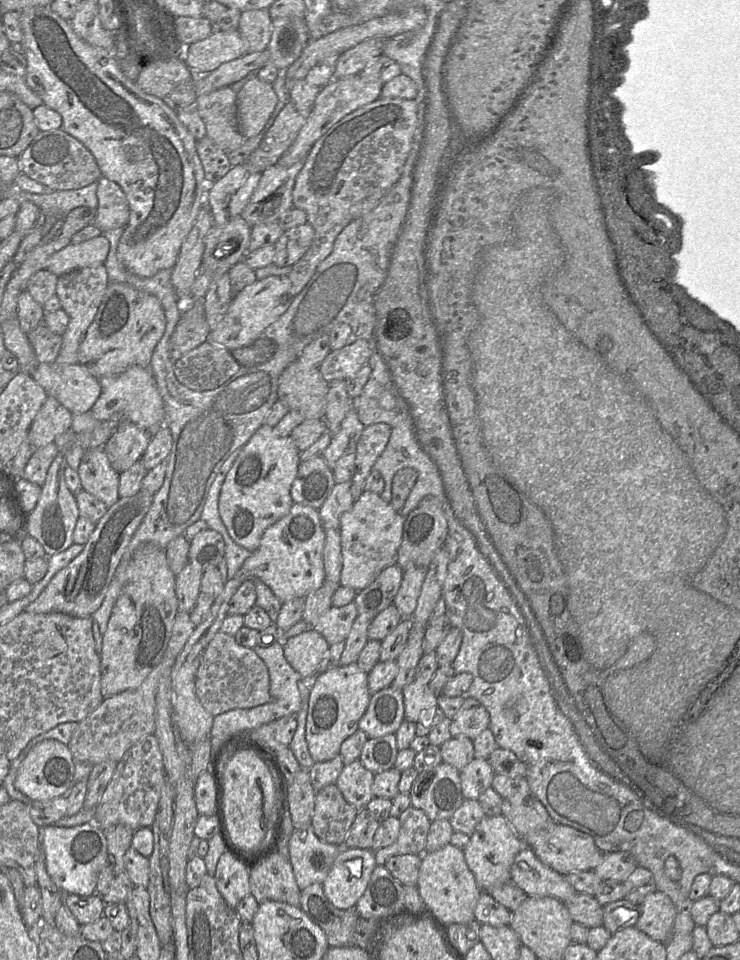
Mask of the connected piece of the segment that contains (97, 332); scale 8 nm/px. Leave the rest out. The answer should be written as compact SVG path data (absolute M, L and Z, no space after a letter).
M109 282L94 321L80 344L78 364L99 380L122 373L133 365L149 368L153 351L165 327L165 312L156 296L128 283Z

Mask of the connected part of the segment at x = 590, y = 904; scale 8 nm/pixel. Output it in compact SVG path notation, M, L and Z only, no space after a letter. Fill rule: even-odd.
M577 892L563 903L575 923L588 928L603 925L604 906L594 896Z

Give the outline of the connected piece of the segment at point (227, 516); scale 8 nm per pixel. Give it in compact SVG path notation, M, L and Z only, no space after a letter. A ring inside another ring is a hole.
M263 424L248 442L227 473L222 484L218 511L230 537L250 552L260 544L264 531L291 509L291 486L297 475L300 451L290 436L277 435Z

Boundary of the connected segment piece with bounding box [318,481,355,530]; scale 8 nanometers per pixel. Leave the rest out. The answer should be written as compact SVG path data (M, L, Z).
M351 481L336 483L318 510L324 529L339 530L341 515L352 507L354 501Z

